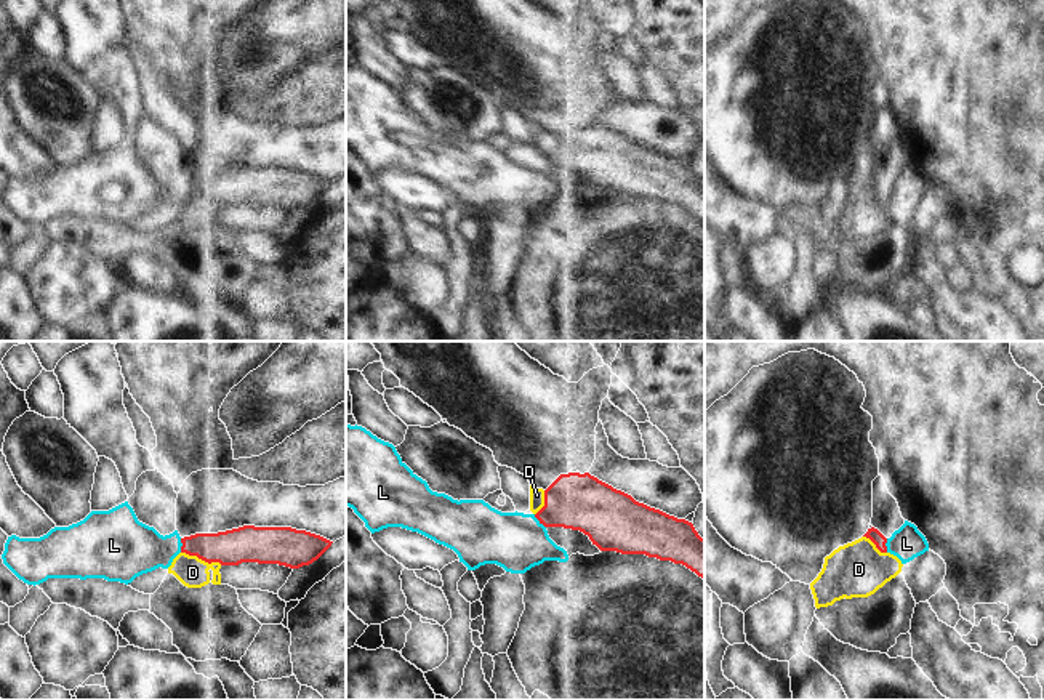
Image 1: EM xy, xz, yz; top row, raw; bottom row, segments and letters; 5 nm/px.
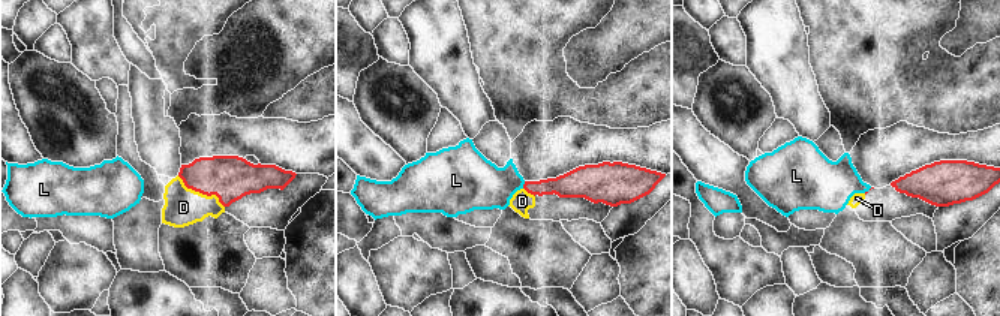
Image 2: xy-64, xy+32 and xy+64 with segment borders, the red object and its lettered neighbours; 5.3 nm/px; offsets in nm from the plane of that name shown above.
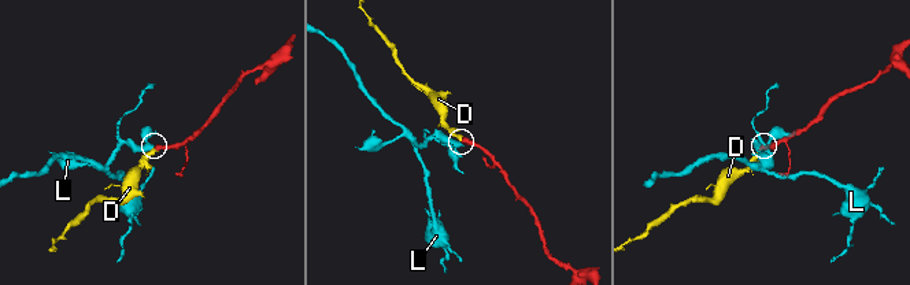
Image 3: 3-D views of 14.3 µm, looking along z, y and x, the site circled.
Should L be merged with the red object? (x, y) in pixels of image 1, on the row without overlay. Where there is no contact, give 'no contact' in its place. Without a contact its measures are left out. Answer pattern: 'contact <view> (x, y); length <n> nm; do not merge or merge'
contact xz (538, 160); length 90 nm; do not merge

